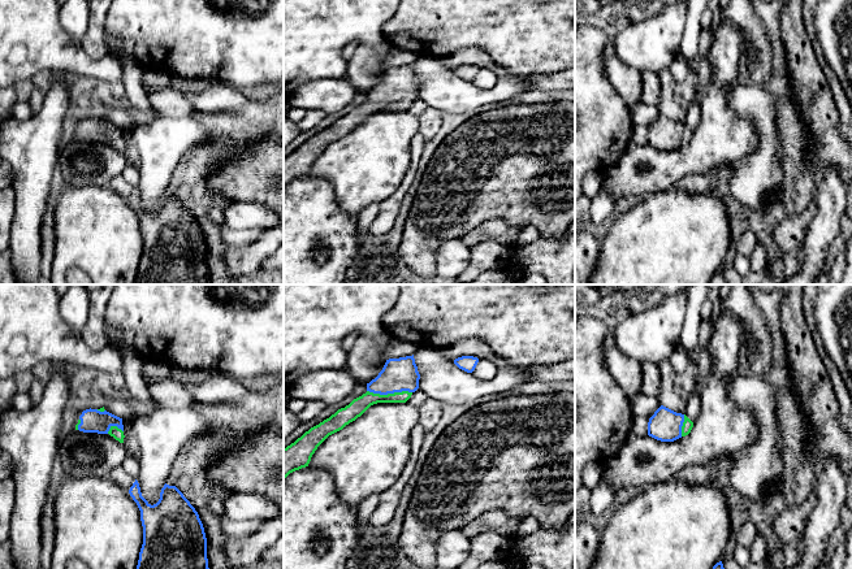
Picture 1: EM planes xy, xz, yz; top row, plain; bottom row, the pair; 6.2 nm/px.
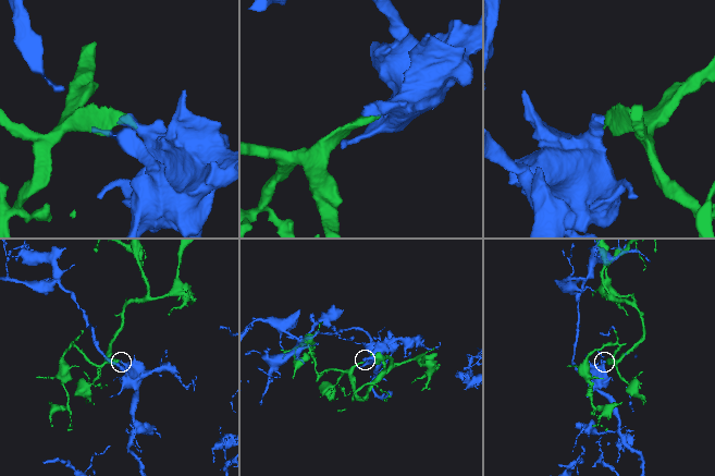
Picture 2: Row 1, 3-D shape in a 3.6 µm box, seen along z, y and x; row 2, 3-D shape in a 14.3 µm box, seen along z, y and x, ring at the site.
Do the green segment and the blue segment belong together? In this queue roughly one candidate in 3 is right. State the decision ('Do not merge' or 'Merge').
Merge

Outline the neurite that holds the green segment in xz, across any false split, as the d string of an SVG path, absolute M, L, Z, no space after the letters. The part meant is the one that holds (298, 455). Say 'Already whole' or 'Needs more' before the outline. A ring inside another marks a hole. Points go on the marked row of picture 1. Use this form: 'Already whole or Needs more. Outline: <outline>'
Needs more. Outline: M414 355L386 360L379 375L367 383L367 392L338 409L329 418L311 427L284 448L284 479L308 466L317 447L332 434L360 417L377 403L406 403L419 388L420 374Z

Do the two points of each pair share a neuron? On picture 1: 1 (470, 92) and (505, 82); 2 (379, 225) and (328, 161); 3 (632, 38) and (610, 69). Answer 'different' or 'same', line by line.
1: same
2: different
3: different

